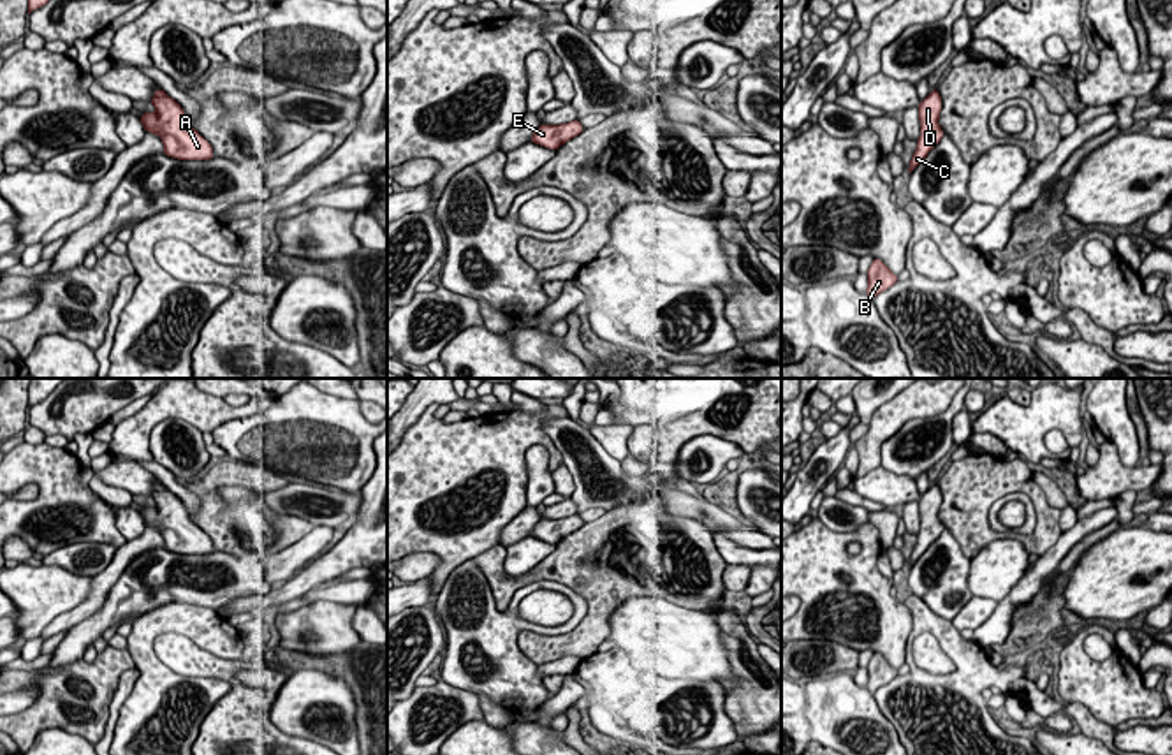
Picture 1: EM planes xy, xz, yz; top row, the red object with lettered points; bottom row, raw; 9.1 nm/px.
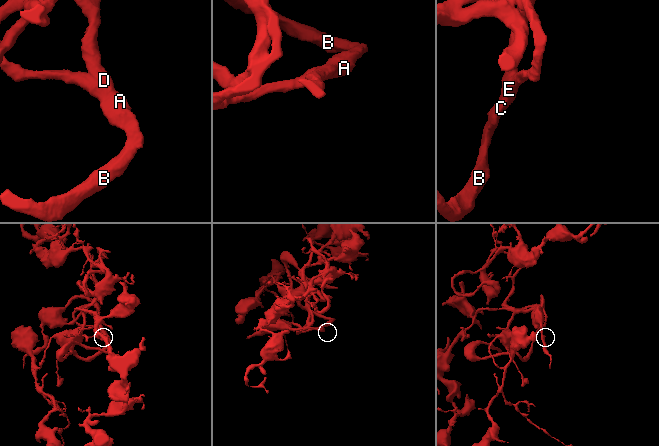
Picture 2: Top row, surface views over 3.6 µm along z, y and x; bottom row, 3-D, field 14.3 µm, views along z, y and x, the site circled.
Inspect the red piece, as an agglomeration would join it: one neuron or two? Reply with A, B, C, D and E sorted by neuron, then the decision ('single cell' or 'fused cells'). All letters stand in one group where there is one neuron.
groups A B C D E; single cell

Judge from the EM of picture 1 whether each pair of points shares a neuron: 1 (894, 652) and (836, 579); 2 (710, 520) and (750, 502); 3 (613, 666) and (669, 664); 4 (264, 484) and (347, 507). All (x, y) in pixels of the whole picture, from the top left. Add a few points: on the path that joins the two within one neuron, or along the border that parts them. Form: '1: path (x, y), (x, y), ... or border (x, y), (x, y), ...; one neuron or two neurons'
1: path (877, 632), (856, 620), (845, 599); one neuron
2: border (748, 521), (762, 534); two neurons
3: border (657, 673), (667, 678), (692, 678), (697, 681); two neurons
4: border (263, 497), (278, 514), (296, 514), (305, 520); two neurons

